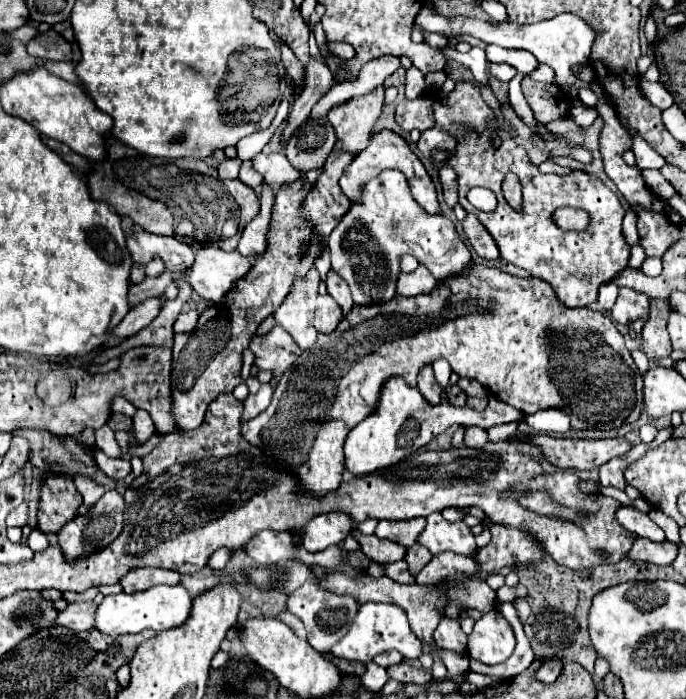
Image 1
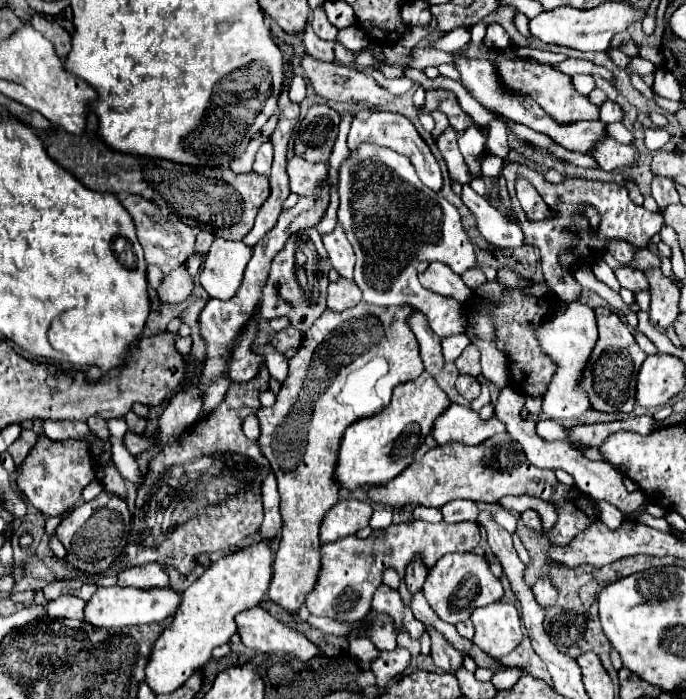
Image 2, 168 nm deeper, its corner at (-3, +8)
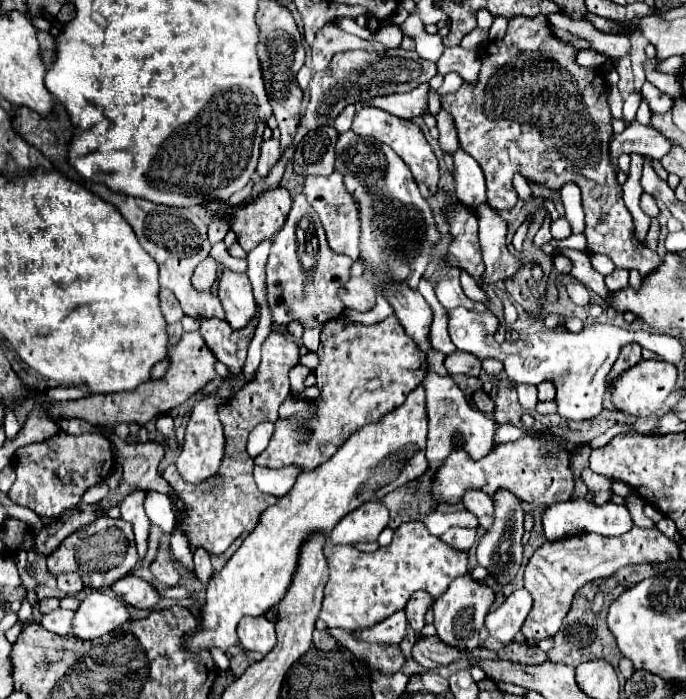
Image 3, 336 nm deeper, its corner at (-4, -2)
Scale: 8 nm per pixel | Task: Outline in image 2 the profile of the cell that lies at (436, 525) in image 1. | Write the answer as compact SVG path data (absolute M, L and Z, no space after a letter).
M412 520L412 522L402 522L402 524L392 524L384 530L374 530L366 540L358 540L356 536L346 536L342 540L322 544L322 572L318 576L318 584L310 598L306 600L306 608L314 616L328 616L336 620L362 620L368 616L370 606L372 606L372 596L374 592L382 586L382 574L384 570L392 568L398 572L400 578L406 574L406 566L412 562L414 556L420 556L426 568L432 568L444 554L448 552L472 552L476 544L480 542L480 528L476 522L460 522L460 524L430 524L424 520Z

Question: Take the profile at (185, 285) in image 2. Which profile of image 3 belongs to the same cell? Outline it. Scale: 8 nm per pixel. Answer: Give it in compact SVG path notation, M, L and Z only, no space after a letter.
M205 258L195 268L195 274L193 274L195 290L211 290L213 282L217 280L217 270L219 270L219 264L213 258Z

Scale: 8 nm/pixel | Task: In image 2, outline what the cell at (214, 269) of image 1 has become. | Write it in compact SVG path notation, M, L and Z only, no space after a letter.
M216 238L204 262L200 284L212 298L230 300L242 284L242 276L246 264L250 262L250 256L252 250L246 244Z

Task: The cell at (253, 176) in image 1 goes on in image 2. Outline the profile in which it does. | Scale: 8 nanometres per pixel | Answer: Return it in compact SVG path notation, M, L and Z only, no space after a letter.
M264 142L256 154L254 160L254 172L268 176L270 174L270 166L272 166L272 142Z

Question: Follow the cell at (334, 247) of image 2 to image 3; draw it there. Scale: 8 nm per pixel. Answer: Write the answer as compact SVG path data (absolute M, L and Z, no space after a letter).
M335 170L329 176L305 178L301 192L307 198L307 202L315 208L315 212L319 214L319 220L323 222L323 228L327 234L327 244L331 246L331 250L335 250L337 254L347 254L351 260L357 260L357 256L359 256L359 248L357 248L359 216L357 216L357 206L355 206L353 198L347 194L347 190L343 186L343 176Z

